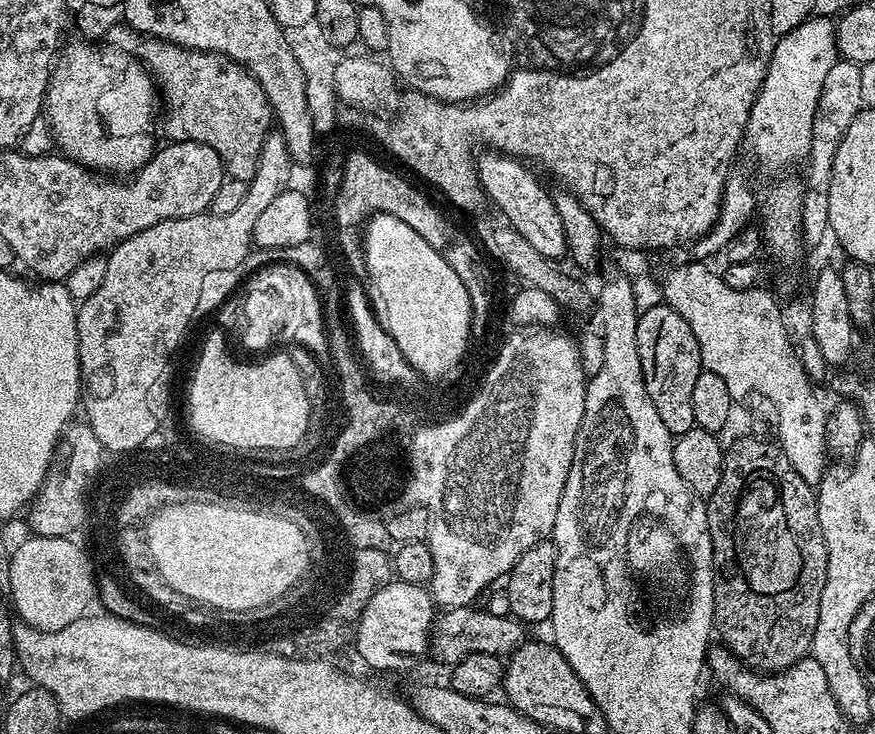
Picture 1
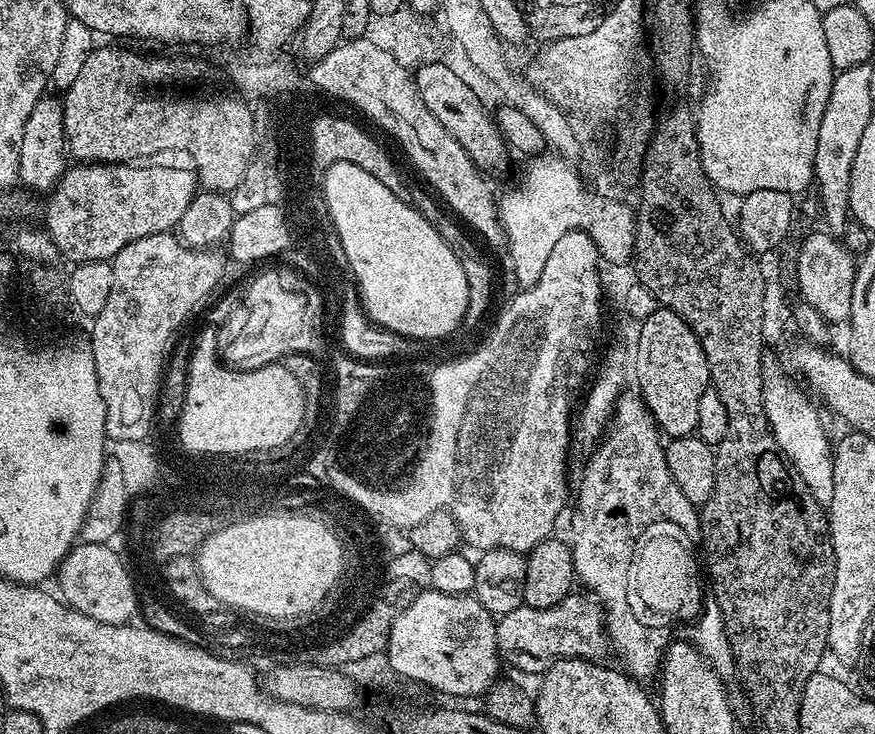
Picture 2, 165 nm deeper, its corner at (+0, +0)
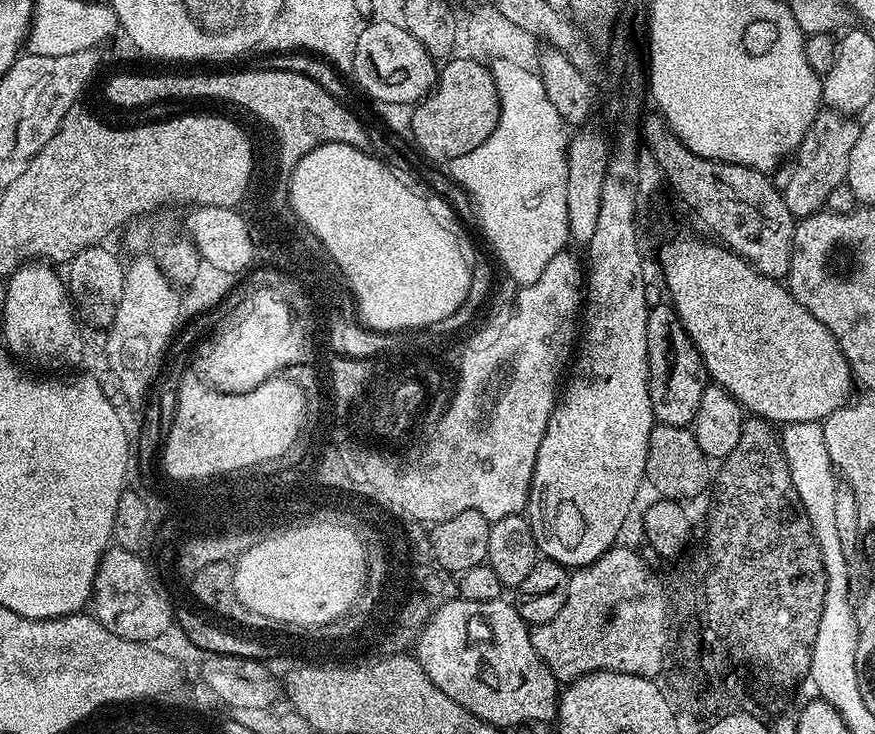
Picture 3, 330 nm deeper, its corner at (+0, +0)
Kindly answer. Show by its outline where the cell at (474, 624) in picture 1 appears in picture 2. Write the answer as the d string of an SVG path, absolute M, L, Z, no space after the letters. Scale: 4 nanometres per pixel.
M570 594L562 598L549 608L532 608L529 604L523 604L518 610L510 610L510 614L499 617L496 620L496 649L500 651L500 659L505 665L517 668L520 672L536 672L543 674L549 666L559 660L587 660L600 662L604 655L610 652L610 641L604 622L604 613L597 601L591 595L576 596Z

